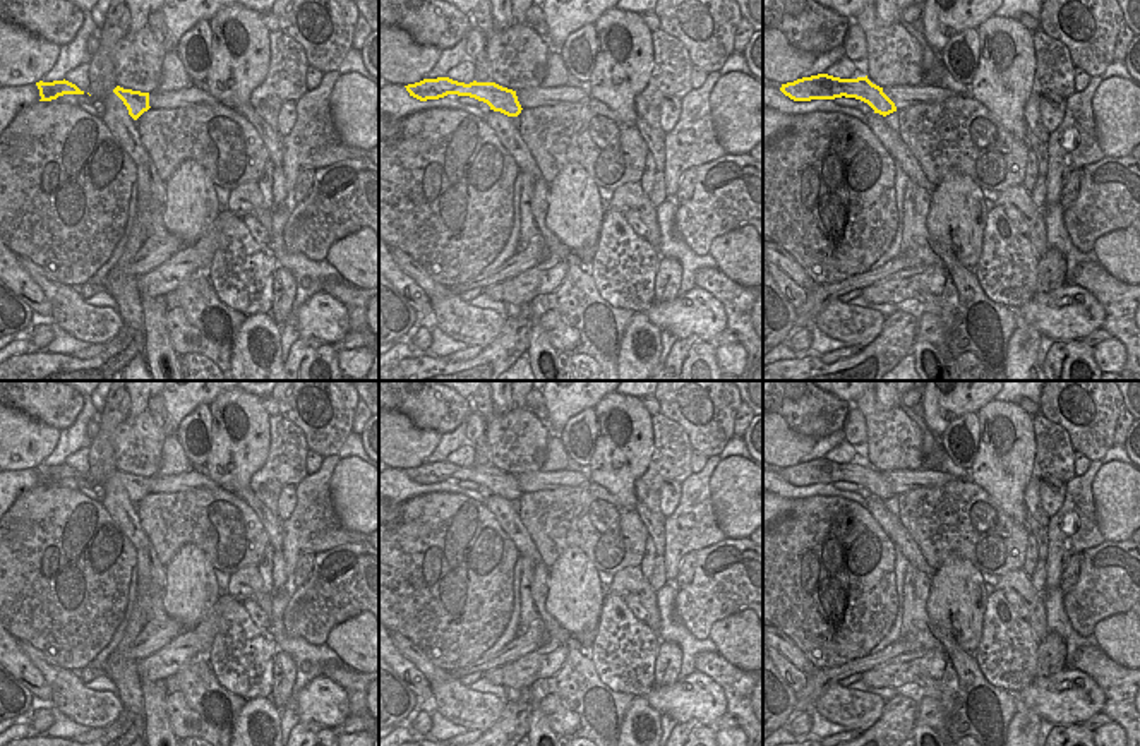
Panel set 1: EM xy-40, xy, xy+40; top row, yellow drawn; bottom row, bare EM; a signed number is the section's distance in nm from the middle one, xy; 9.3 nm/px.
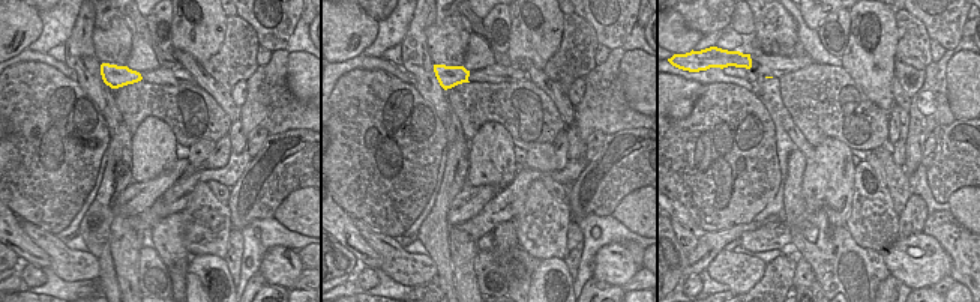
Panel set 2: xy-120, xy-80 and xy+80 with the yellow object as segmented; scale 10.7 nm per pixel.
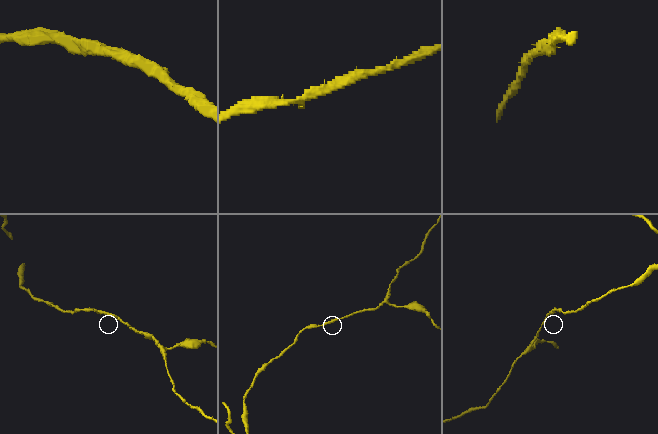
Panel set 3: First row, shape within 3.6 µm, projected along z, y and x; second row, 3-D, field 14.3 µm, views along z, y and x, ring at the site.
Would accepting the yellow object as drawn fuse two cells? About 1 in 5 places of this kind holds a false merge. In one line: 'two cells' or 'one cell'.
one cell

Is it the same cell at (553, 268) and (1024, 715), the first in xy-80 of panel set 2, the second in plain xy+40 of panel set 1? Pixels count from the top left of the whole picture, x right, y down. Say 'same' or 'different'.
same

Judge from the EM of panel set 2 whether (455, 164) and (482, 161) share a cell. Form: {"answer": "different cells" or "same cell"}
{"answer": "different cells"}

